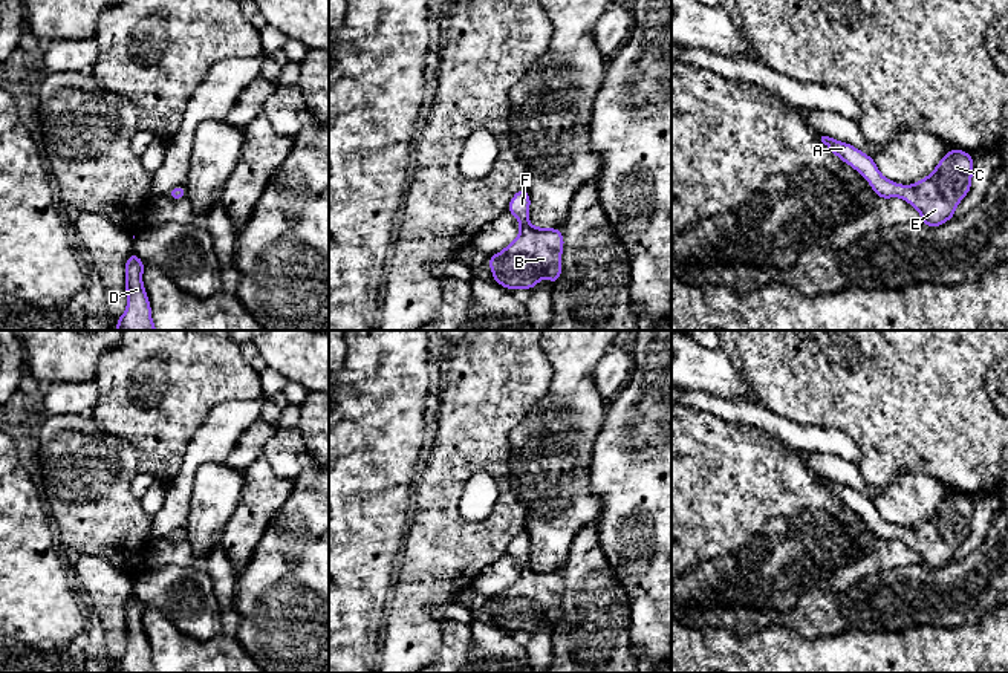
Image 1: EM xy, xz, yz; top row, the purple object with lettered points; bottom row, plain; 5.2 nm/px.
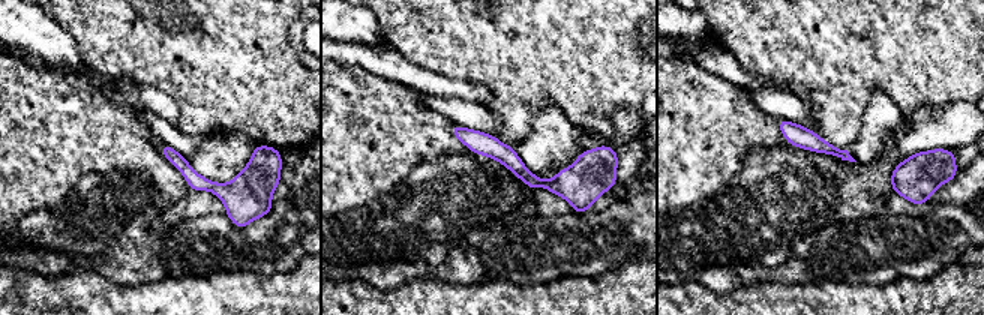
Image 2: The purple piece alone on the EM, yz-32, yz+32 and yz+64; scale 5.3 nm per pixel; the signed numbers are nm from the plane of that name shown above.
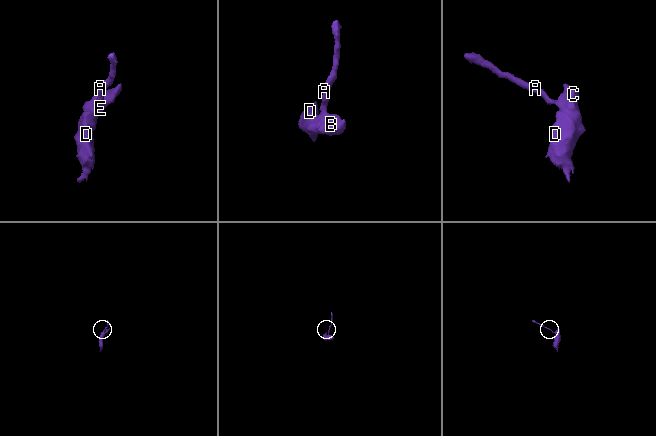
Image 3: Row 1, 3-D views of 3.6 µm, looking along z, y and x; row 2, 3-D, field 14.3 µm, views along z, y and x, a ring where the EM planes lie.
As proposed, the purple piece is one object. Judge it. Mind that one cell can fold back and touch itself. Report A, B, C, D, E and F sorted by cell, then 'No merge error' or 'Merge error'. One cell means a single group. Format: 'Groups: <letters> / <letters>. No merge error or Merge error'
Groups: A B C D E F. No merge error

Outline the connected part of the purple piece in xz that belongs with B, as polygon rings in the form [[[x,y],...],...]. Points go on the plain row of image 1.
[[[520,531],[508,546],[508,554],[519,563],[517,581],[488,601],[497,627],[514,633],[534,632],[546,619],[551,627],[561,619],[564,580],[560,571],[537,571],[529,566],[531,540]]]

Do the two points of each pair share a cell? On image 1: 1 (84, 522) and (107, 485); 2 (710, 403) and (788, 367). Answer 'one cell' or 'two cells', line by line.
1: one cell
2: two cells

